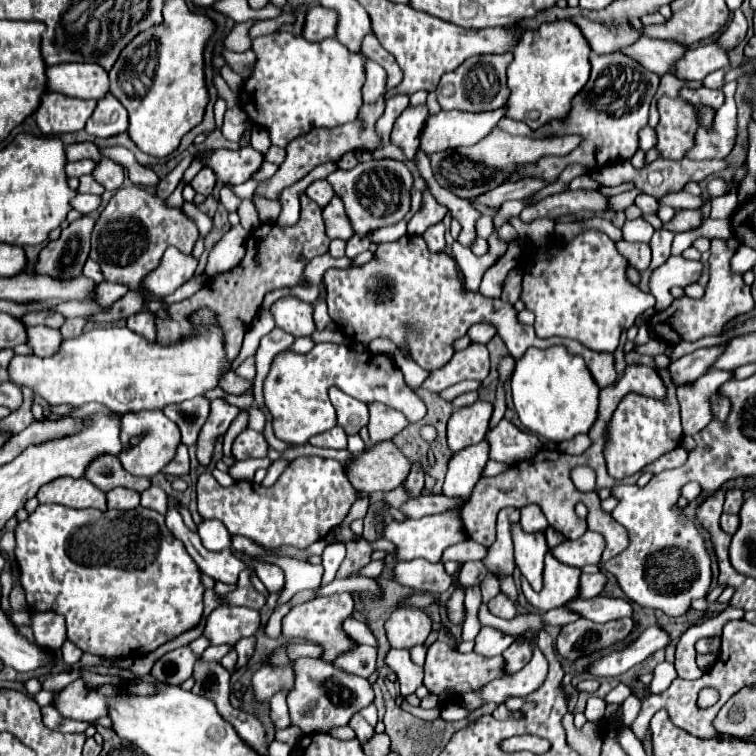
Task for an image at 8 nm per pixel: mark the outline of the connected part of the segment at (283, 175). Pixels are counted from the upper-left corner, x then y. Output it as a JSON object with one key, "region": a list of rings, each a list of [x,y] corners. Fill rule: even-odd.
{"region":[[[381,97],[381,101],[377,101],[375,105],[363,105],[363,107],[361,107],[361,113],[359,113],[359,119],[353,121],[353,123],[349,123],[349,125],[331,127],[331,129],[323,129],[323,127],[321,127],[321,129],[311,129],[311,133],[305,133],[305,135],[297,137],[297,141],[293,141],[293,143],[287,145],[287,159],[281,163],[279,171],[277,171],[271,179],[263,181],[263,183],[257,187],[257,191],[253,193],[253,201],[259,199],[259,197],[279,199],[279,195],[281,195],[281,191],[283,191],[285,187],[289,187],[289,185],[293,185],[295,181],[303,179],[313,167],[317,167],[317,165],[321,165],[321,163],[339,161],[341,155],[343,155],[345,151],[349,151],[349,149],[369,149],[369,151],[373,151],[373,149],[377,147],[377,133],[375,133],[373,125],[375,125],[377,117],[381,117],[383,109],[385,109],[385,101],[383,101],[383,97]],[[359,121],[365,121],[365,131],[361,131]]]}

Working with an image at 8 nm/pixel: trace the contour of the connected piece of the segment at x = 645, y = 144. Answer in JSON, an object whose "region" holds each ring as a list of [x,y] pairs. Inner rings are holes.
{"region":[[[645,127],[641,133],[639,133],[639,149],[641,151],[649,151],[653,147],[653,141],[655,141],[655,133],[651,127]]]}

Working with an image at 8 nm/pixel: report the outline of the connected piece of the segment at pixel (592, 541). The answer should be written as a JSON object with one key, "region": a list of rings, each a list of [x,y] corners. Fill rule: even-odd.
{"region":[[[587,529],[579,539],[565,541],[551,551],[561,563],[581,569],[585,565],[599,565],[601,553],[605,551],[605,539],[601,533]]]}

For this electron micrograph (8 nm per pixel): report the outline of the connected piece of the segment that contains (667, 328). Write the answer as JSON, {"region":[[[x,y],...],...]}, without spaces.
{"region":[[[711,239],[711,257],[709,257],[709,283],[705,287],[705,295],[701,299],[691,299],[687,295],[675,299],[665,311],[657,311],[649,319],[649,329],[653,335],[669,345],[677,345],[681,341],[697,341],[707,335],[719,335],[723,327],[749,311],[753,311],[755,301],[751,297],[751,289],[743,283],[739,273],[731,273],[729,261],[733,251],[725,247],[725,239]]]}

